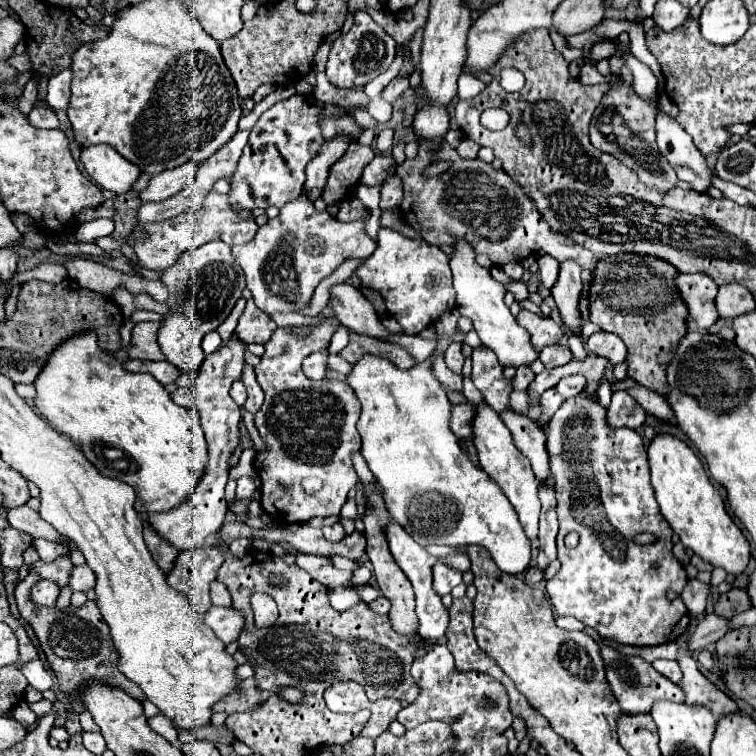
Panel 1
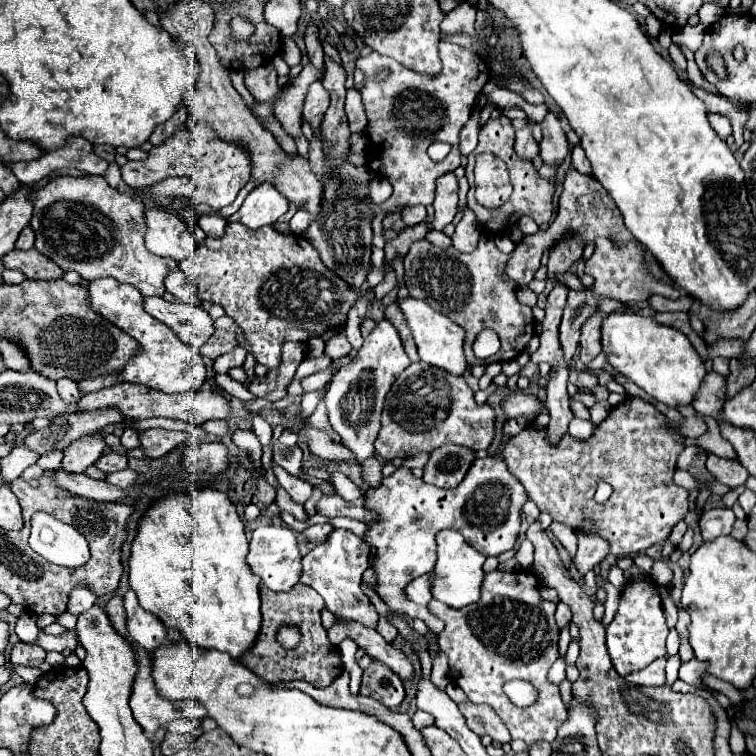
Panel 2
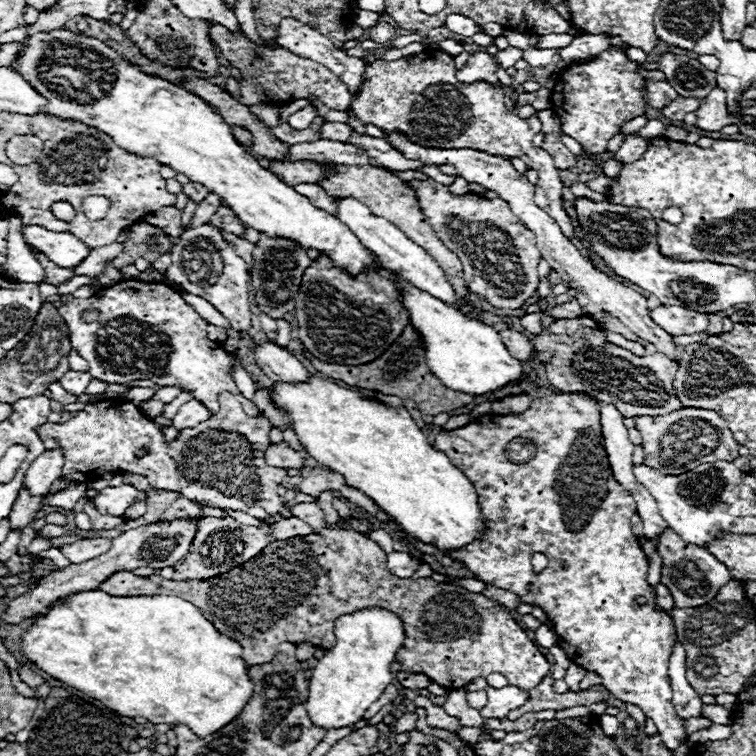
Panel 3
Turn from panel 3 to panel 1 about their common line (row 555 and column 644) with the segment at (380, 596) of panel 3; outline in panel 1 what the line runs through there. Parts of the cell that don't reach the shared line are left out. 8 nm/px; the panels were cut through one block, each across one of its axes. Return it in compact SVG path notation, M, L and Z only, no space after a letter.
M618 254L604 258L604 266L596 268L590 288L590 320L624 340L628 348L628 376L664 396L668 394L666 366L676 342L686 334L684 320L688 316L680 294L676 294L674 276L676 268L668 266L668 262Z

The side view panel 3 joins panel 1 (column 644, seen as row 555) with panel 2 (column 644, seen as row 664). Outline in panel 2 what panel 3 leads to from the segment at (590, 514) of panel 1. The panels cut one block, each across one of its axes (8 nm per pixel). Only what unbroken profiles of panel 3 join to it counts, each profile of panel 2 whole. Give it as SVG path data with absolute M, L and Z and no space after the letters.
M642 578L638 582L628 582L620 596L620 608L614 620L606 628L606 642L612 664L620 676L642 670L652 664L656 658L666 654L666 636L668 626L662 610L662 602L656 594L656 584L650 578Z

